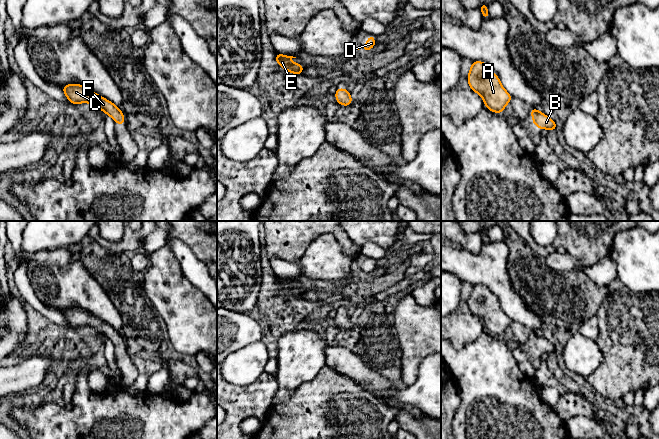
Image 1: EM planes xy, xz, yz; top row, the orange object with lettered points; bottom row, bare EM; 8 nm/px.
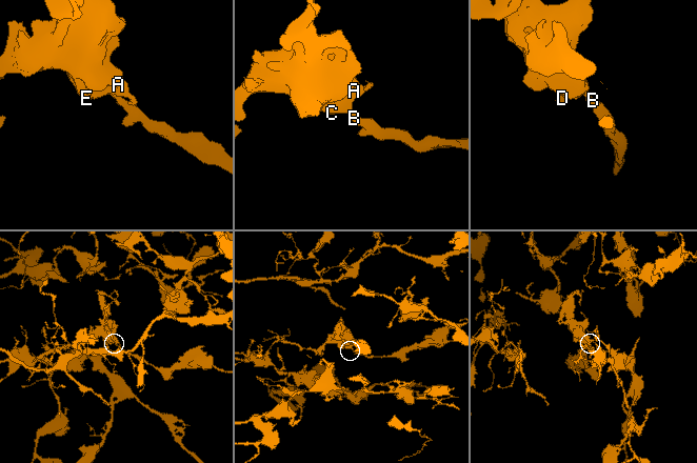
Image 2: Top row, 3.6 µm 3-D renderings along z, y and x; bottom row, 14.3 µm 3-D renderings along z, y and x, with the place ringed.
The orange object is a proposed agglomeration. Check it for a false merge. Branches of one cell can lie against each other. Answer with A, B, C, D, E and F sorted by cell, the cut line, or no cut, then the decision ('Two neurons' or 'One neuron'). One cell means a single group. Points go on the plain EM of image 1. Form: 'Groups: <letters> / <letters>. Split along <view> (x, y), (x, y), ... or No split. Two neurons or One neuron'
Groups: A B C D E F. No split. One neuron

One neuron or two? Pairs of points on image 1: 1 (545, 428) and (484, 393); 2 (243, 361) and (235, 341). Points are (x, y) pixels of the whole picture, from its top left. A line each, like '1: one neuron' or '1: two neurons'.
1: one neuron
2: two neurons

